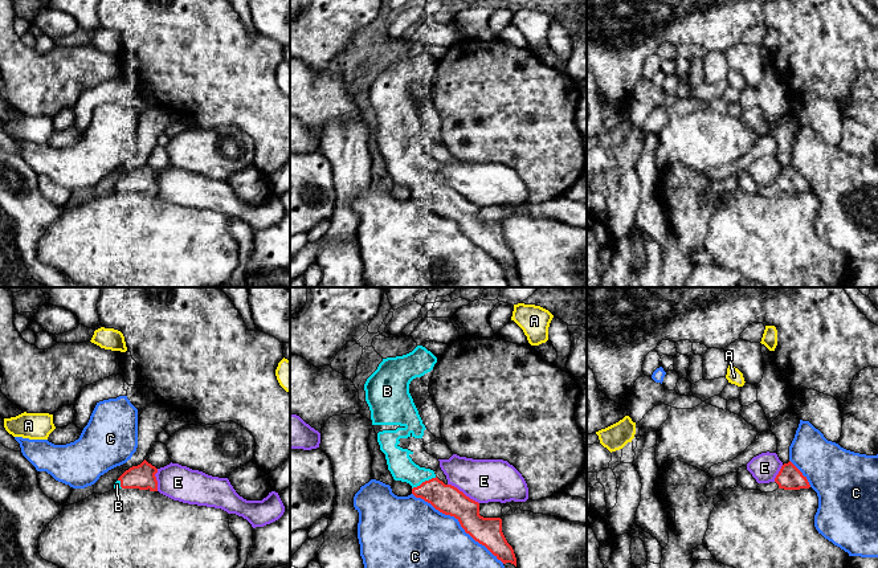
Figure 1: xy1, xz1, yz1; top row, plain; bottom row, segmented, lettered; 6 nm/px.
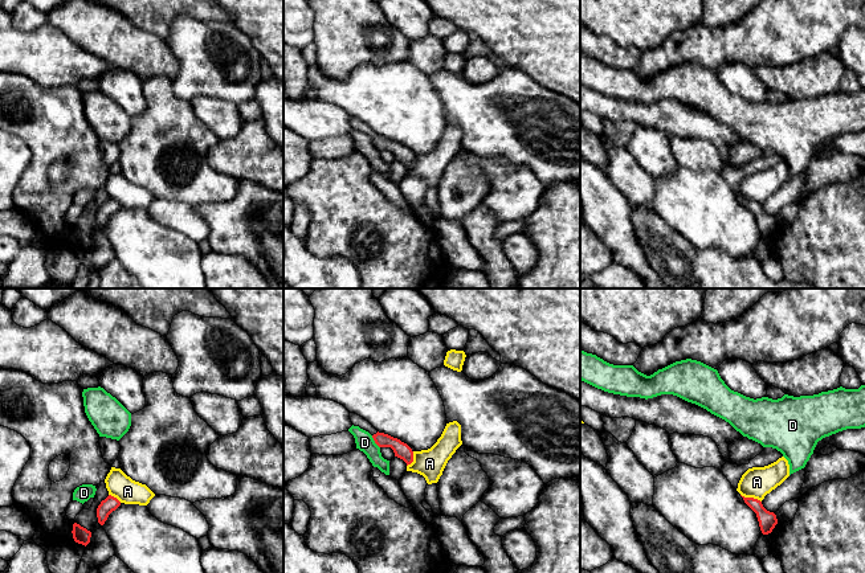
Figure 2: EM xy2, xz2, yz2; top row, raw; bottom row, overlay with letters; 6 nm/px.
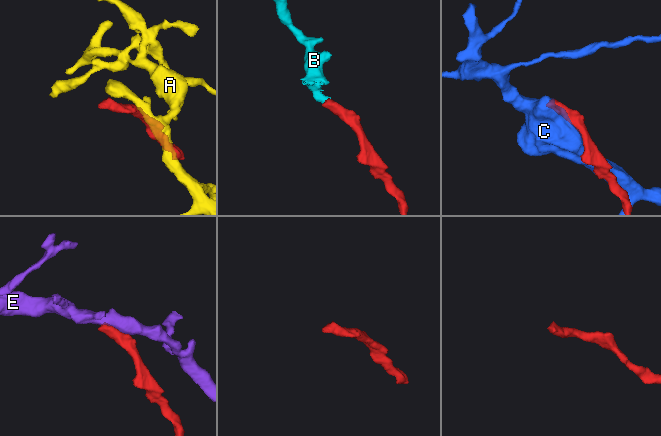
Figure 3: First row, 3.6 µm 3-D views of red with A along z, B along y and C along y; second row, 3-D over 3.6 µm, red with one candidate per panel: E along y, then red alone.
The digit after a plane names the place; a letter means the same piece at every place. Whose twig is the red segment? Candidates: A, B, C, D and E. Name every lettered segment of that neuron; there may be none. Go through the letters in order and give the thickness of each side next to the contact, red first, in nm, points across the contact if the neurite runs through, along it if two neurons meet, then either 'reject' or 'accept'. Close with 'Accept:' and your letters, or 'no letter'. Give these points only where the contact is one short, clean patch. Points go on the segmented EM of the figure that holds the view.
A: 110/190 nm | along yz2 (741, 494), (757, 498), (761, 502) | reject
B: 180/150 nm | accept
C: 180/380 nm | reject
D: 100/110 nm | reject
E: 180/260 nm | reject
Accept: B

